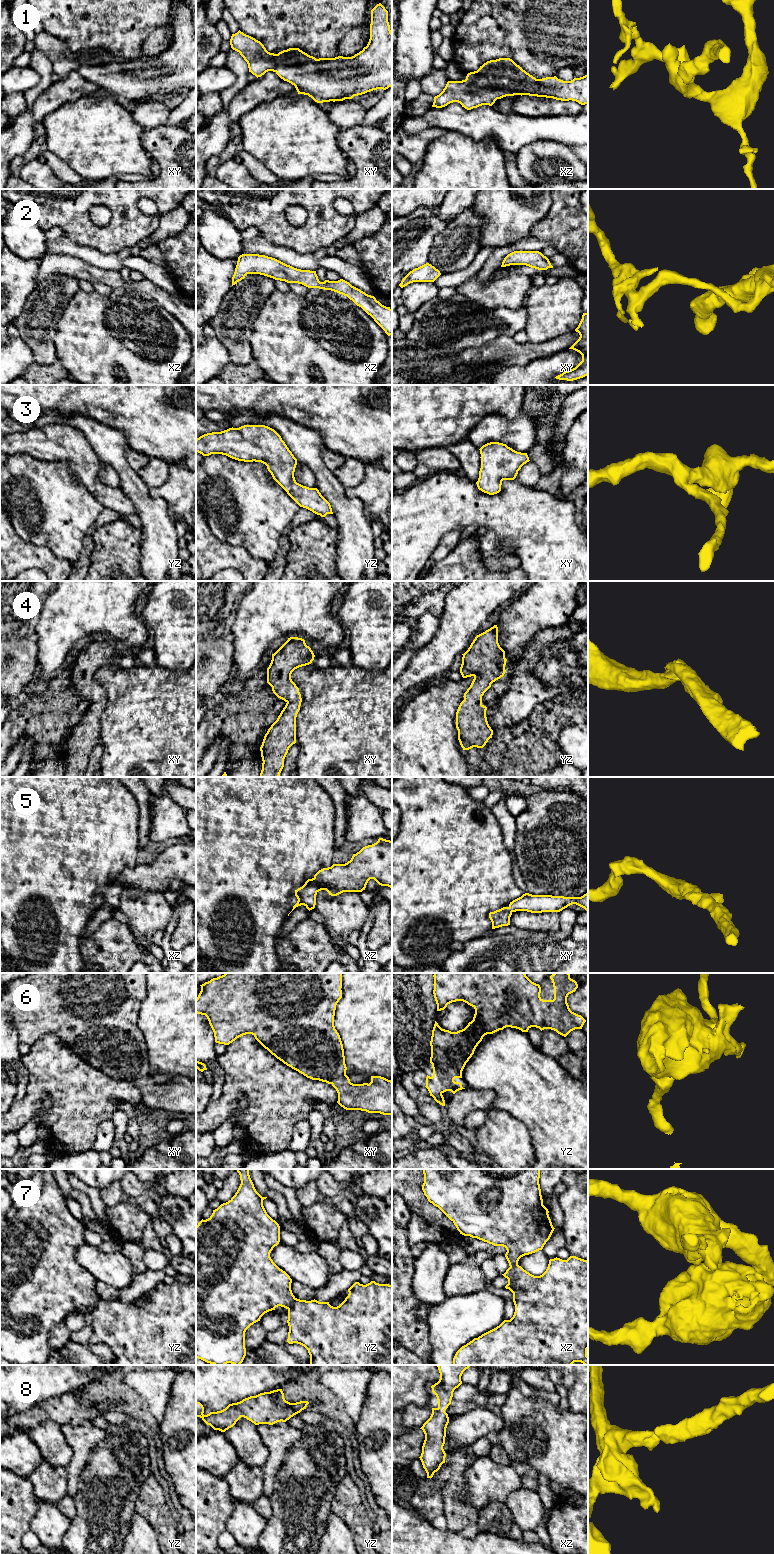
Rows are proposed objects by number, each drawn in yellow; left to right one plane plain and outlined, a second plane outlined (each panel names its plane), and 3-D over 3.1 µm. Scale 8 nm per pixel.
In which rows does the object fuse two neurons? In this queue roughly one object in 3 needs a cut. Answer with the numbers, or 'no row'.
7

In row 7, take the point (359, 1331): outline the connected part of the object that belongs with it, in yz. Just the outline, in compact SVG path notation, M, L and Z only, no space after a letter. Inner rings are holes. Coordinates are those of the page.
M375 1281L363 1285L355 1282L348 1296L337 1307L329 1302L295 1298L288 1308L289 1344L304 1346L310 1355L310 1365L392 1365L392 1285Z

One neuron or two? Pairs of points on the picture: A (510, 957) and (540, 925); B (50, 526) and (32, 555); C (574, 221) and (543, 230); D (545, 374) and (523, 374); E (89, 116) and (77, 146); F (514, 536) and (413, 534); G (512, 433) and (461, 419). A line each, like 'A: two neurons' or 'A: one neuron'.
A: two neurons
B: two neurons
C: one neuron
D: one neuron
E: one neuron
F: one neuron
G: two neurons

